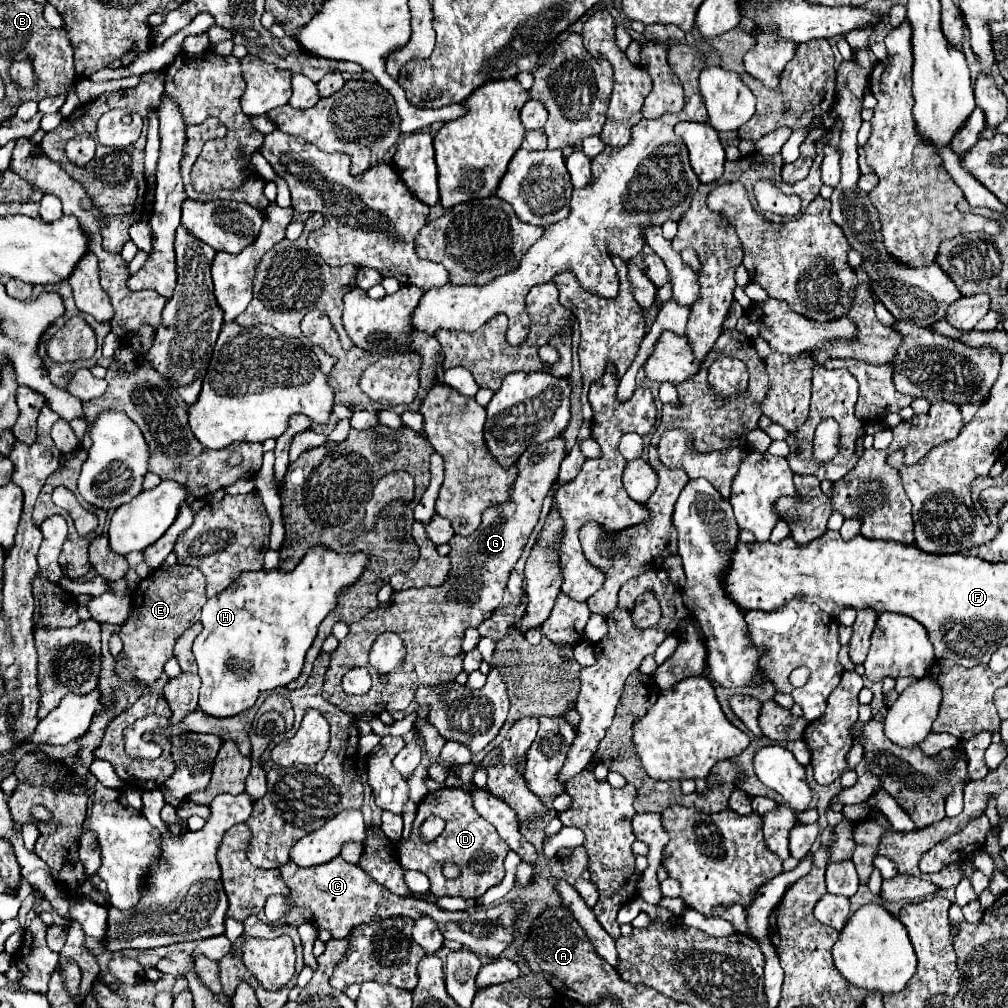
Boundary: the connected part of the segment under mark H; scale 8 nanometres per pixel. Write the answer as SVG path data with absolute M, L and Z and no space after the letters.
M315 546L293 572L245 572L225 592L209 598L201 614L203 632L193 644L201 672L201 712L229 718L253 708L263 690L297 680L303 672L305 654L317 636L317 626L335 608L337 596L355 584L365 564L367 556L361 552L341 556Z

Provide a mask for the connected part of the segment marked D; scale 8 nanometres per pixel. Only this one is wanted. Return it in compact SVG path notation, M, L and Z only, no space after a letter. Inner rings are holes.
M441 788L437 792L429 792L421 804L419 812L413 822L413 830L409 840L397 842L399 850L399 862L405 870L419 870L423 872L431 882L431 892L437 896L461 896L461 898L481 898L491 886L499 884L505 876L503 860L509 852L509 846L497 836L495 828L473 808L473 798L463 788ZM429 816L441 816L447 826L443 834L431 842L425 844L419 838L419 826ZM445 860L453 860L461 866L461 876L455 880L447 880L441 874L441 866Z

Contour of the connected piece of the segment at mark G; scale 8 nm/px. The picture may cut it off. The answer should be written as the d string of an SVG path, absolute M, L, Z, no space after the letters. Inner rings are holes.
M563 434L553 440L547 440L545 444L529 446L517 462L519 478L513 484L511 500L497 508L485 510L483 524L475 534L453 536L453 540L449 542L449 560L453 564L449 580L441 584L441 588L413 588L396 592L394 601L380 604L377 612L371 612L371 616L365 616L365 620L349 626L349 634L339 642L337 650L331 654L331 666L323 684L323 696L331 704L353 716L363 712L379 716L385 710L403 712L413 702L415 690L419 686L437 686L455 680L455 676L463 668L463 634L469 626L479 626L481 620L487 620L493 614L493 610L501 606L503 588L507 586L509 572L515 568L523 546L527 544L529 534L533 532L539 520L543 498L553 486L565 456L567 452ZM375 632L395 632L407 648L403 662L387 674L387 680L381 680L381 674L369 665L369 651L373 642L377 640L375 636L379 636ZM357 666L370 669L372 687L362 696L345 694L341 688L341 676Z

